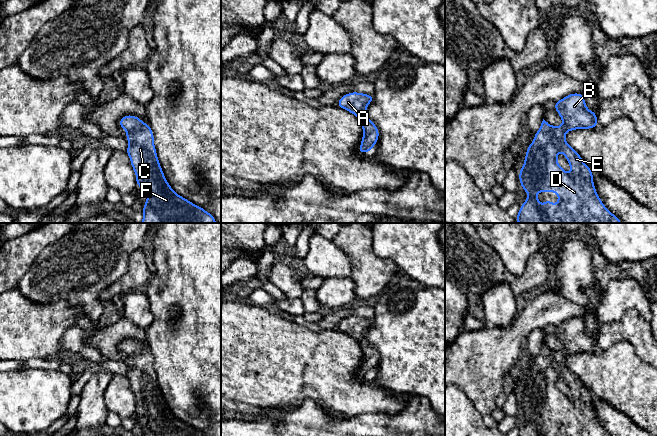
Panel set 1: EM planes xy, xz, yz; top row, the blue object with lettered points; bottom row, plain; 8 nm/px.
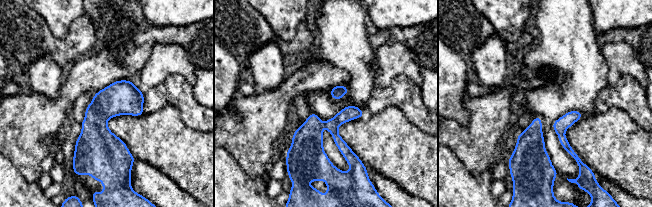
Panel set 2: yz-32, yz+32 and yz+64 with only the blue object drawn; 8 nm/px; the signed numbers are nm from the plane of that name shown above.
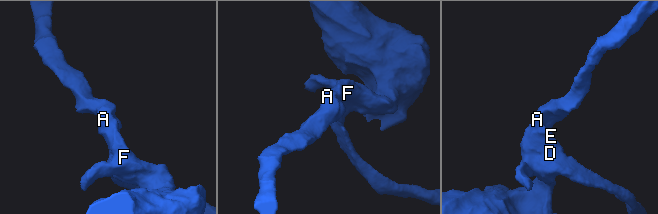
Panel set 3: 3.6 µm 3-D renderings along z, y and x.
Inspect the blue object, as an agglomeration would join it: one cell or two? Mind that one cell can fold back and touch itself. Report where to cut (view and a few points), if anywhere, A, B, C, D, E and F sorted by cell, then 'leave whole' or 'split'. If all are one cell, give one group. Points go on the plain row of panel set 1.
no cut; A B C D E F; leave whole

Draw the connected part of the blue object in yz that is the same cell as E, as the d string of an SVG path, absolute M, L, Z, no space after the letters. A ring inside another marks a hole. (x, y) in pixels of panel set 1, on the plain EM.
M583 317L569 318L553 330L564 347L554 351L543 343L534 365L527 370L519 406L530 420L520 429L519 436L610 436L596 417L593 395L565 362L567 355L598 351L597 336L586 331ZM559 374L567 383L571 398L558 388ZM536 416L557 416L558 430L545 423L539 431Z

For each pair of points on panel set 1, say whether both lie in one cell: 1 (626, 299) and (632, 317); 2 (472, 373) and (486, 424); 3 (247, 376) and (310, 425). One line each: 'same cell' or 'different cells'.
1: different cells
2: different cells
3: different cells

